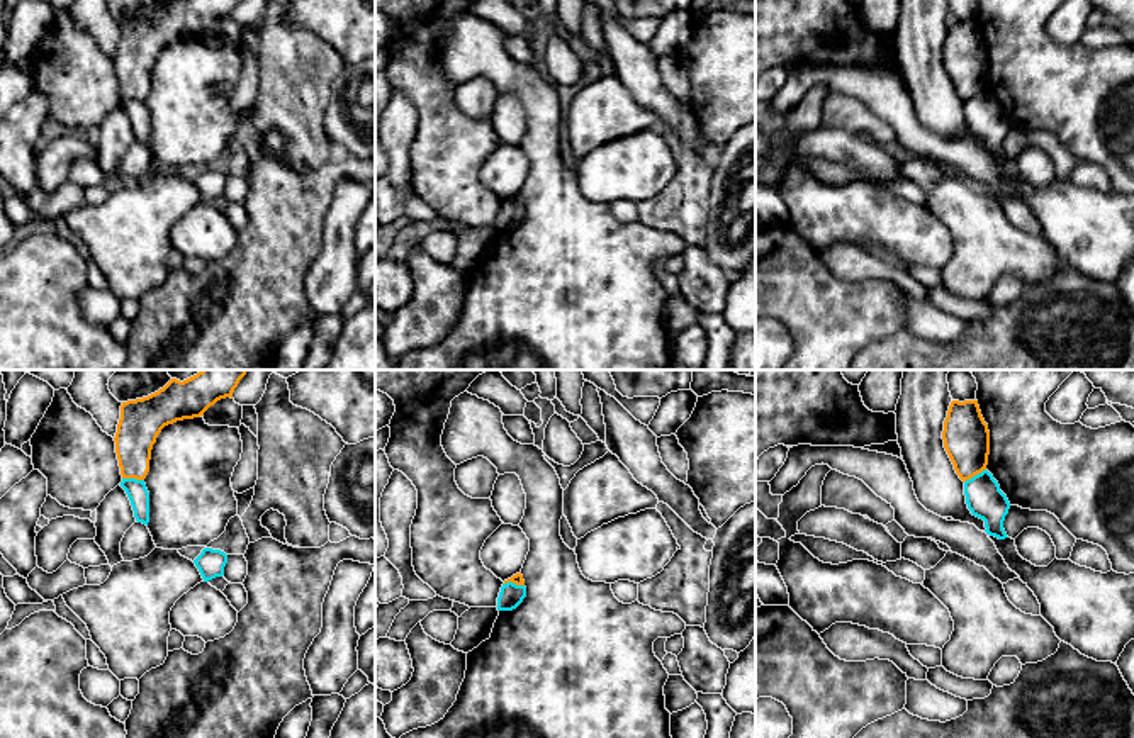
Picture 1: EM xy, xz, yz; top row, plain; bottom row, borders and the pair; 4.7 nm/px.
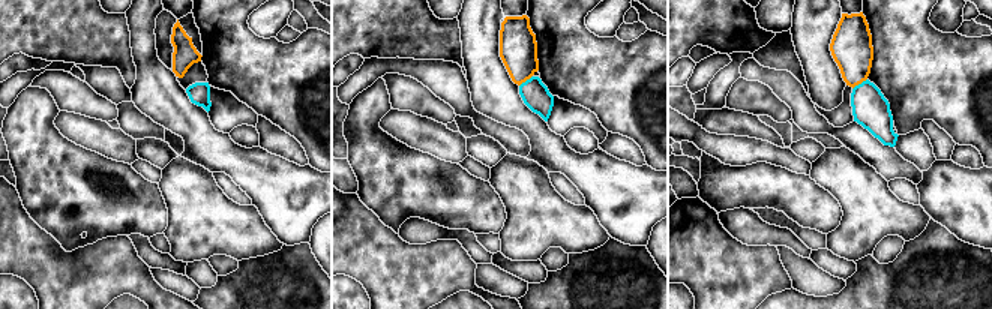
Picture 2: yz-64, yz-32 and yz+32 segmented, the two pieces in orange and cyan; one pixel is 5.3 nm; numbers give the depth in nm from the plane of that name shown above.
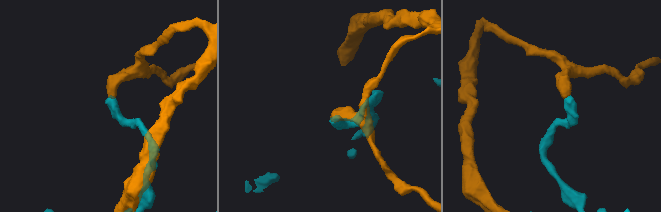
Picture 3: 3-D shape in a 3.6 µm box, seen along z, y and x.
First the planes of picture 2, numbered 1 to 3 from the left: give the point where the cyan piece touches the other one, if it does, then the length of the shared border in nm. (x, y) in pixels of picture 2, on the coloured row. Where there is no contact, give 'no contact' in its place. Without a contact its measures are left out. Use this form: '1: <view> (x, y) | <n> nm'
1: no contact
2: yz-32 (526, 80) | 90 nm
3: yz+32 (859, 83) | 100 nm

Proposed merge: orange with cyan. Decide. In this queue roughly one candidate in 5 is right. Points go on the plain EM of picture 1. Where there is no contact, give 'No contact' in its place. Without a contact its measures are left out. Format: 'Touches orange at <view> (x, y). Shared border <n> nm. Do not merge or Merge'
Touches orange at xy (133, 97). Shared border 110 nm. Do not merge

